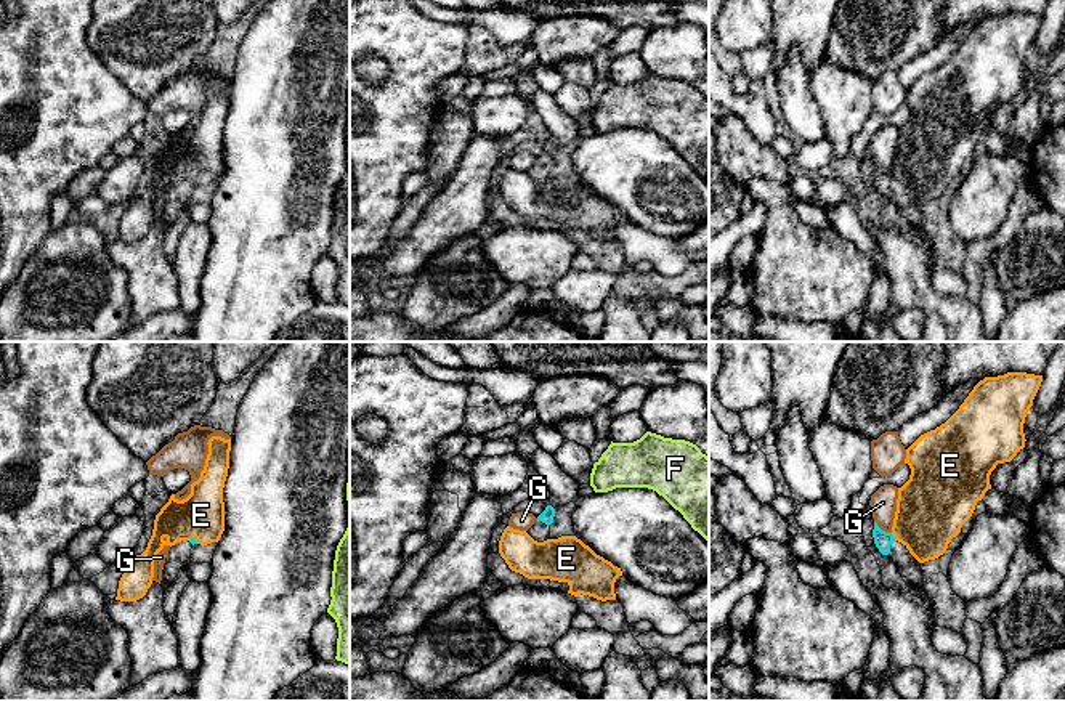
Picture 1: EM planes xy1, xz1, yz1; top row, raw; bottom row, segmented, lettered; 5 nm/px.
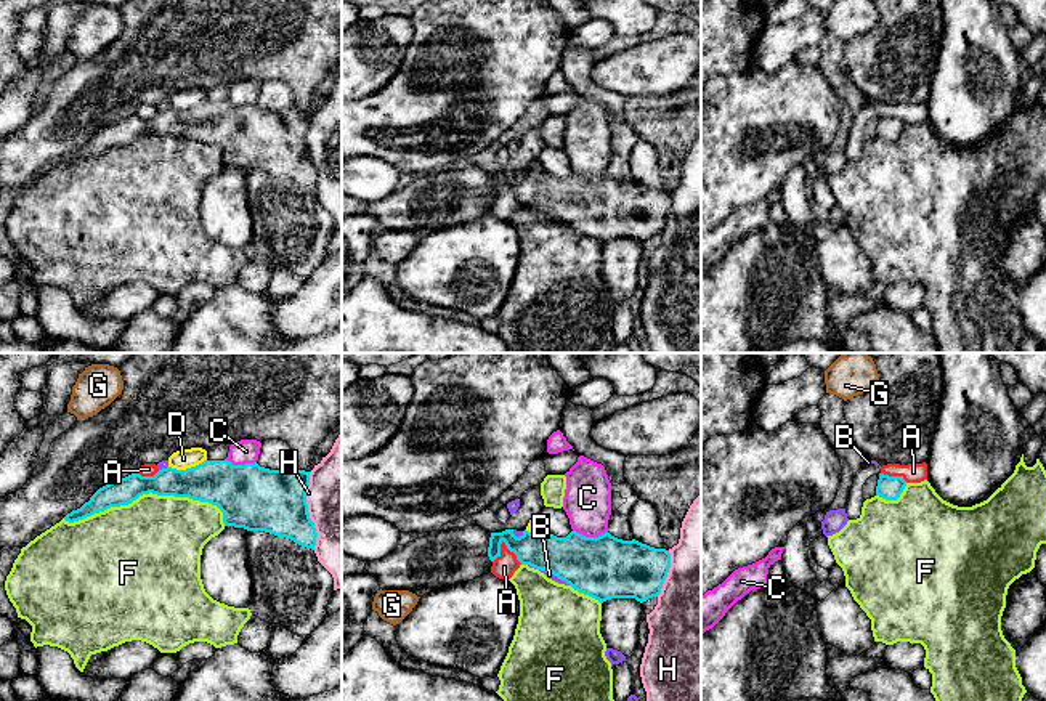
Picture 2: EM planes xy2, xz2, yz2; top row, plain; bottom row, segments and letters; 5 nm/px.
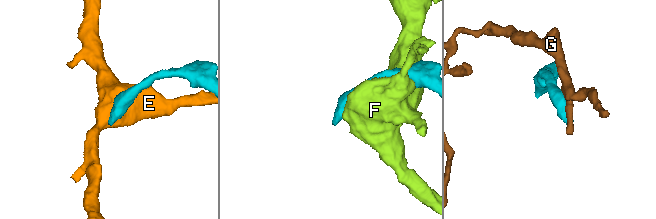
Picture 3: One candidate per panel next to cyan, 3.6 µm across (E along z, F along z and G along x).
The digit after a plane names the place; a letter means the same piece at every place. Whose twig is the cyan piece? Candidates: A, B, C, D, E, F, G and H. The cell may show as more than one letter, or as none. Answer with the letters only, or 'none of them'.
none of them

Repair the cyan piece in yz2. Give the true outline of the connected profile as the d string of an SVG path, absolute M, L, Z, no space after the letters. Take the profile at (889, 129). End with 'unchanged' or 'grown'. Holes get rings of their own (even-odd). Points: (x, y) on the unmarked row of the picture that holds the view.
M879 114L876 136L886 141L897 141L903 133L905 127L906 127L906 122L903 120L903 117L889 117L889 115Z; unchanged

